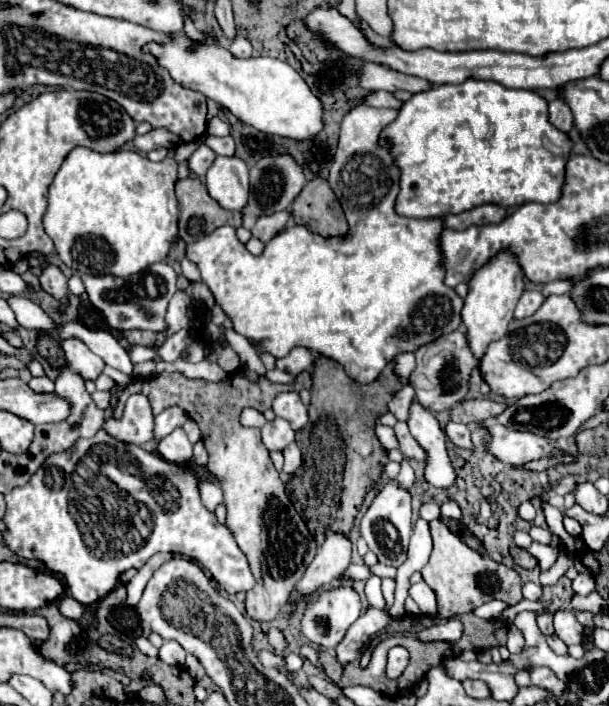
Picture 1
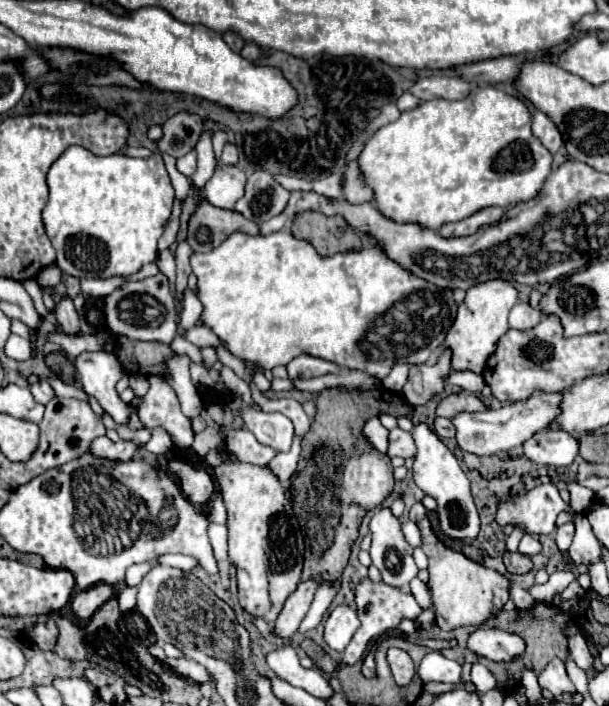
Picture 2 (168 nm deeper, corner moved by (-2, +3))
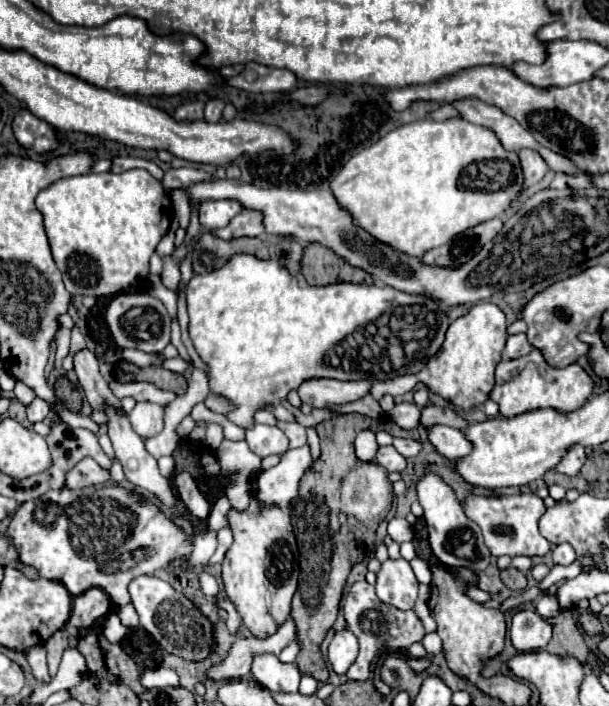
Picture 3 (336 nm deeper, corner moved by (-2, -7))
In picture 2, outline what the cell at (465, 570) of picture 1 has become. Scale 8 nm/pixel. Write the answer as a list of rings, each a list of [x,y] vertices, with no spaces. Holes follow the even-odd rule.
[[[421,519],[417,527],[421,531],[421,549],[429,557],[429,591],[433,597],[437,625],[443,631],[453,631],[465,625],[477,627],[495,617],[509,599],[509,581],[501,573],[467,559],[463,553],[447,549],[435,537],[429,519]]]

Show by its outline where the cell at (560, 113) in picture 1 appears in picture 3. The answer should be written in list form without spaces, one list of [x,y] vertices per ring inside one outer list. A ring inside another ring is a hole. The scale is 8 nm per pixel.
[[[521,149],[519,155],[521,155],[521,167],[525,171],[525,187],[535,185],[537,181],[541,181],[547,175],[549,165],[539,155],[539,151],[535,151],[535,149]]]

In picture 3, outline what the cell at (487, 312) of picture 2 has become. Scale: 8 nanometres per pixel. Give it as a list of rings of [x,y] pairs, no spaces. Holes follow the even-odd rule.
[[[491,301],[475,303],[463,317],[455,319],[445,335],[445,343],[433,359],[417,373],[417,375],[401,375],[391,381],[375,381],[369,389],[369,393],[379,401],[383,395],[405,395],[411,391],[411,387],[417,385],[417,381],[423,381],[433,393],[441,395],[449,403],[471,409],[479,407],[483,401],[487,401],[489,391],[495,383],[495,367],[501,361],[501,351],[507,341],[507,317],[505,313]]]

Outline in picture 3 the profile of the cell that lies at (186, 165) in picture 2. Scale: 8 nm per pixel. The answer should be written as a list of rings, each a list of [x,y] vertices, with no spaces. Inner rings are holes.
[[[179,167],[179,169],[169,169],[163,177],[163,185],[167,189],[171,187],[181,187],[187,189],[195,183],[203,183],[203,181],[215,181],[215,177],[203,169],[193,169],[193,167]]]

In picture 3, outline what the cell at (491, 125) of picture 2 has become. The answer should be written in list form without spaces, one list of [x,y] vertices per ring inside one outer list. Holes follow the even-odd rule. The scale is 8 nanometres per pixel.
[[[451,117],[447,121],[421,119],[389,131],[389,135],[345,163],[337,173],[337,179],[333,179],[331,191],[341,207],[351,211],[355,223],[365,227],[375,239],[421,257],[425,251],[453,239],[453,235],[459,235],[477,223],[501,217],[511,203],[521,197],[523,181],[519,153],[507,151],[493,129],[473,125],[463,117]]]

